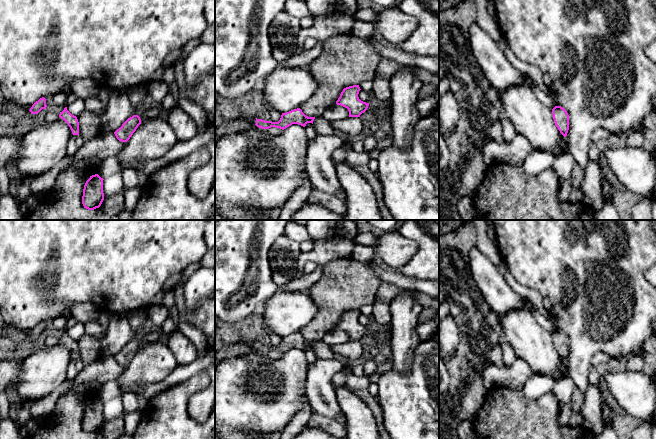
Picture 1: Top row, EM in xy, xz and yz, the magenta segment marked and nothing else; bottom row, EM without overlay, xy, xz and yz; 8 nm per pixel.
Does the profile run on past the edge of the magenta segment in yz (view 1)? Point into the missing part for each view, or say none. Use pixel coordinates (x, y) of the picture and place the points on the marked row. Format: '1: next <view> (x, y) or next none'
1: next none

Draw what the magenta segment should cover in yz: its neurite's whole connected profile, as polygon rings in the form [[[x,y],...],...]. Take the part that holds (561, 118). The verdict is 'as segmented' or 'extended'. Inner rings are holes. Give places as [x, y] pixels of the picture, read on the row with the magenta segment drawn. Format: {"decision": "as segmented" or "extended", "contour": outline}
{"decision": "as segmented", "contour": [[[555,106],[552,109],[552,115],[556,127],[560,133],[566,137],[569,130],[569,115],[567,111],[561,106]]]}

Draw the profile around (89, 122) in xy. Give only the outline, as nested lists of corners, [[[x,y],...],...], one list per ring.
[[[85,109],[79,116],[79,135],[84,142],[88,142],[98,136],[103,130],[101,127],[101,113]]]

